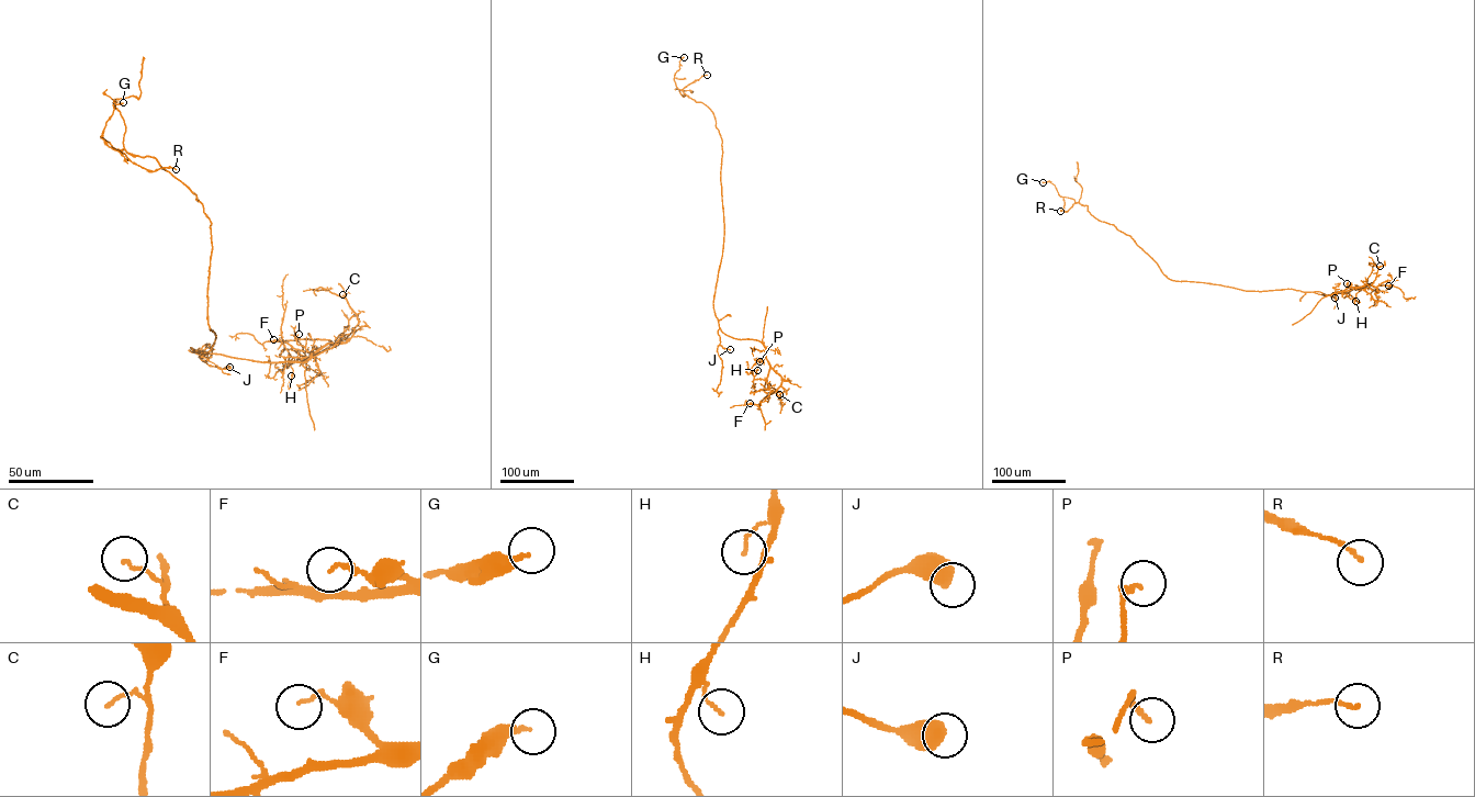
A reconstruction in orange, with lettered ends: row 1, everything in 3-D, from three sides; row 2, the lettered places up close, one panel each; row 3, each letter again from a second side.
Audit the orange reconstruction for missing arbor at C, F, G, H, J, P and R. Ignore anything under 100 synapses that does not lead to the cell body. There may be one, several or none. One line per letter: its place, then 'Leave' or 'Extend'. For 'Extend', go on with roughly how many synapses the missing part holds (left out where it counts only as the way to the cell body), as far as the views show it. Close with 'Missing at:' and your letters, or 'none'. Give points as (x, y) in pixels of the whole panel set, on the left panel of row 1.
C: Place: (342, 294). Leave
F: Place: (273, 339). Leave
G: Place: (123, 102). Leave
H: Place: (291, 375). Leave
J: Place: (229, 367). Leave
P: Place: (299, 334). Leave
R: Place: (176, 169). Leave
Missing at: none

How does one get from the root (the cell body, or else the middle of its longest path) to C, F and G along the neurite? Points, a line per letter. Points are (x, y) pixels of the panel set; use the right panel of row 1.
C: (1227, 287), (1248, 291), (1293, 289), (1329, 295), (1371, 284), (1380, 266)
F: (1227, 287), (1248, 291), (1293, 289), (1329, 295), (1357, 287), (1388, 285)
G: (1227, 287), (1169, 279), (1129, 236), (1096, 219), (1088, 205), (1060, 197), (1049, 182), (1043, 182)

